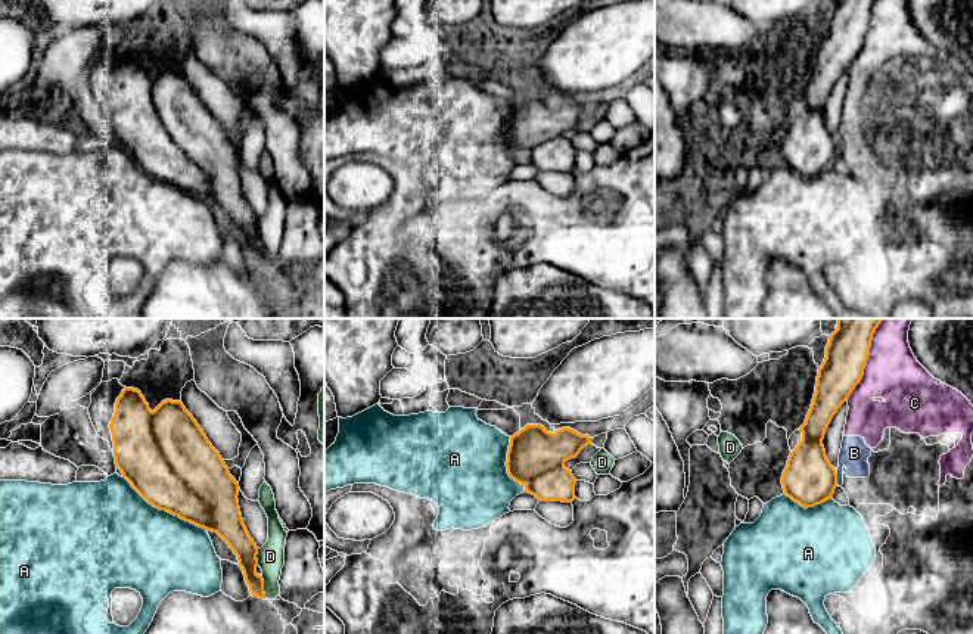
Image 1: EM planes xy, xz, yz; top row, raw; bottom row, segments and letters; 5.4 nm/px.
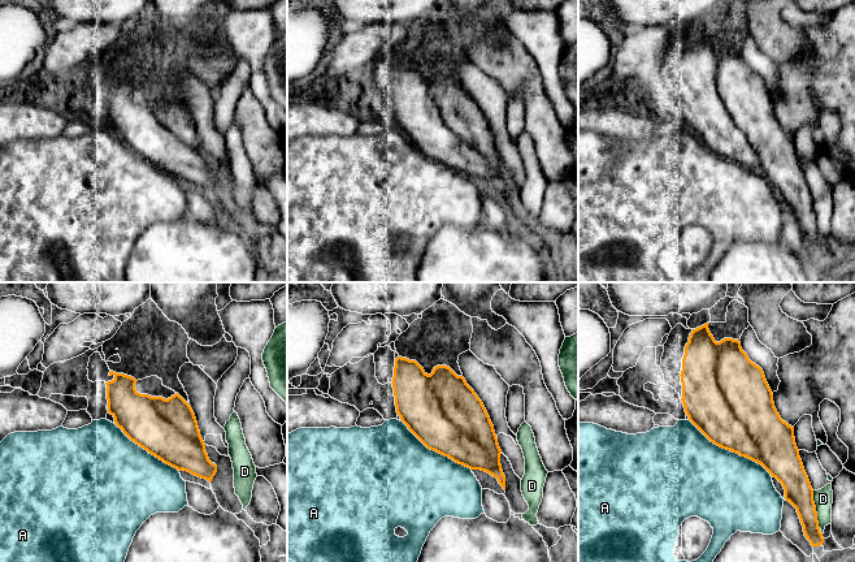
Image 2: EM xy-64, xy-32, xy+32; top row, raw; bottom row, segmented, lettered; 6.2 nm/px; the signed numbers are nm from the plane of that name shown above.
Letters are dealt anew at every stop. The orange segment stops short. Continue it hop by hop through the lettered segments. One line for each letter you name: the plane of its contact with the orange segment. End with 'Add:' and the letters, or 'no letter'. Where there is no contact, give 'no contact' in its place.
A: meets orange in xy
Add: A

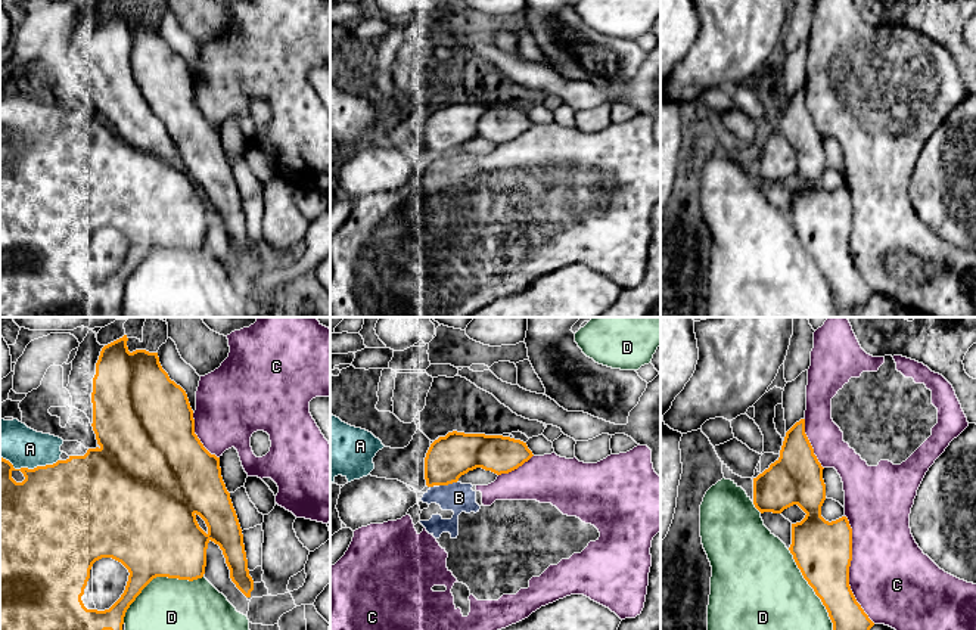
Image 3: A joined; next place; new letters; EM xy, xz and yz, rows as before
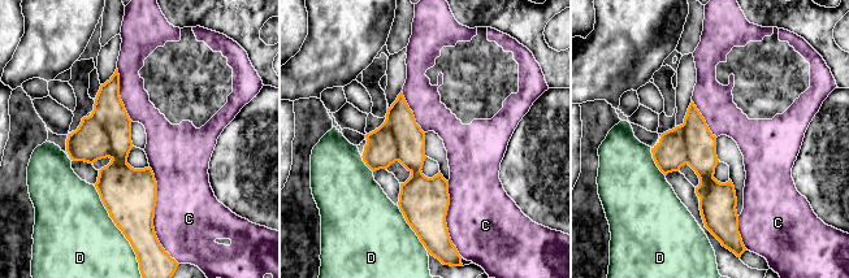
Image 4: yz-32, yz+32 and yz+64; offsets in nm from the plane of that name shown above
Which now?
Add: no letter

